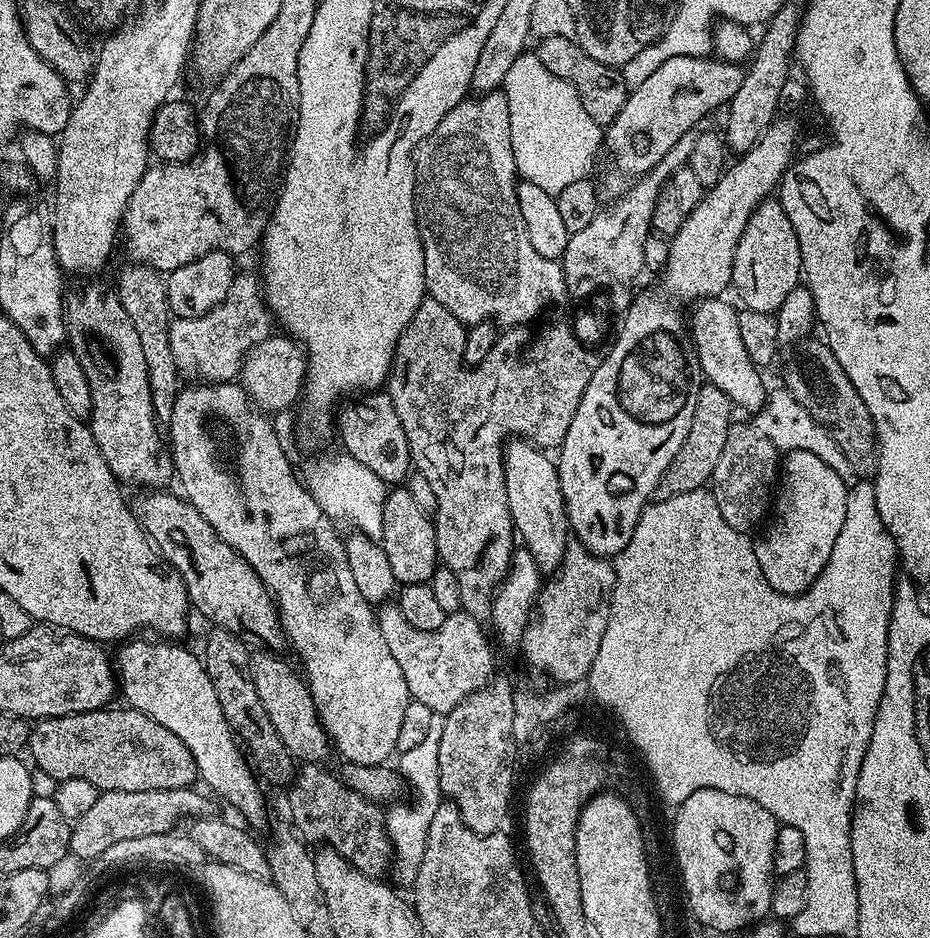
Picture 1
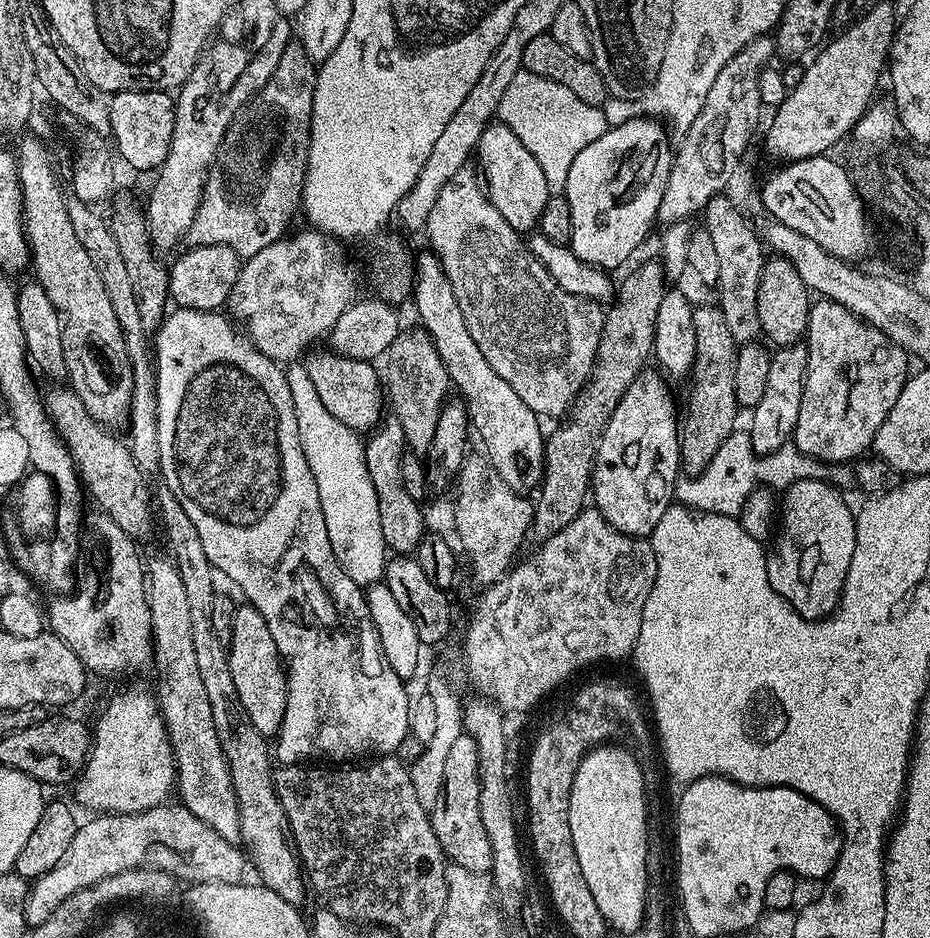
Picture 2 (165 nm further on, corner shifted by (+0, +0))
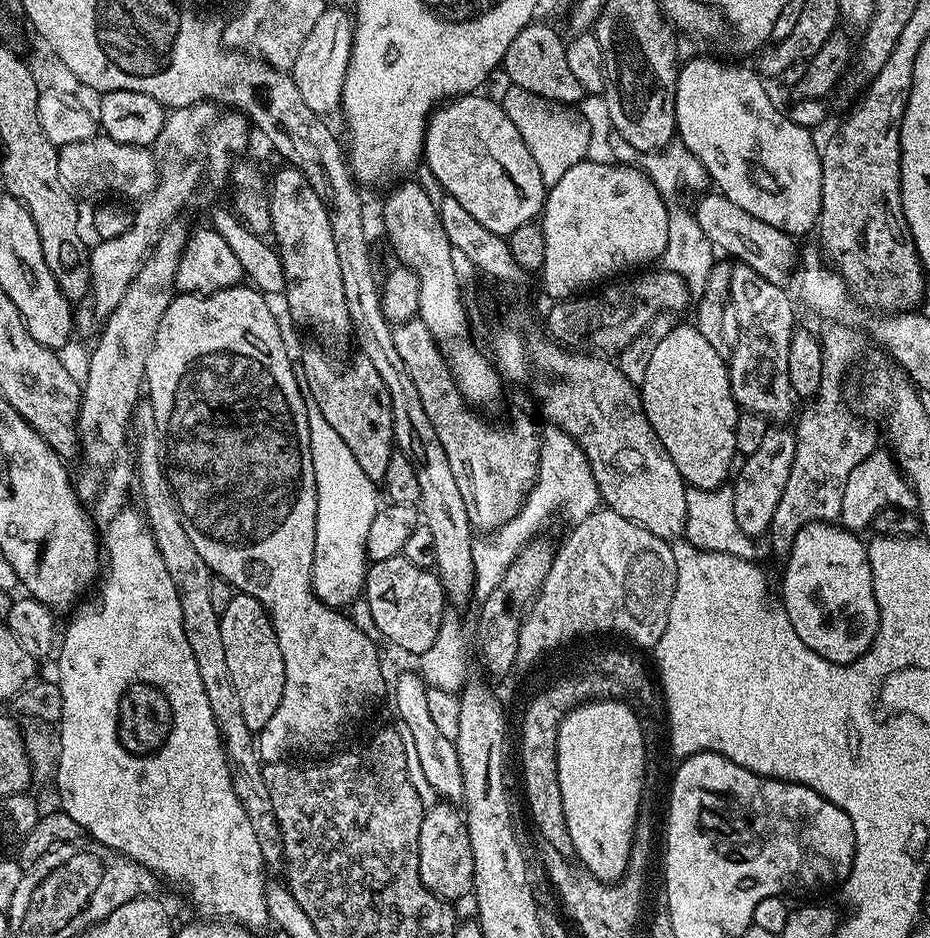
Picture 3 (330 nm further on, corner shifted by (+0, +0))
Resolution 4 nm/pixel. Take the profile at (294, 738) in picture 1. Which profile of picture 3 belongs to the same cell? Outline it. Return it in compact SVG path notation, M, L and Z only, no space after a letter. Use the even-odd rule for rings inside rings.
M243 594L233 595L230 606L220 613L220 629L222 630L222 646L226 649L226 666L230 669L230 678L234 682L234 690L238 694L238 707L242 709L242 719L253 734L258 734L274 718L274 710L278 710L278 702L282 702L282 694L286 686L286 666L282 662L282 650L278 646L276 631L268 612L254 598Z

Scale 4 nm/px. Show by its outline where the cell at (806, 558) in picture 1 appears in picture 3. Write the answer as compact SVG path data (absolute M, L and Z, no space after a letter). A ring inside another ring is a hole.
M817 522L802 526L794 538L794 546L788 551L784 564L784 577L780 580L780 596L784 613L794 626L794 634L822 658L835 664L849 664L868 649L876 631L880 629L880 611L874 598L874 586L870 574L868 545L857 535L836 522Z

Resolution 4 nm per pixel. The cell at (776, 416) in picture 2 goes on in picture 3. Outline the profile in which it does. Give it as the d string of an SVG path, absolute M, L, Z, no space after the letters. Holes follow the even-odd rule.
M784 426L769 427L758 450L754 454L743 457L744 465L735 473L736 484L731 485L734 498L734 518L746 535L753 538L763 537L772 526L774 510L778 510L778 498L786 490L786 478L790 478L790 466L794 466L794 450L796 438Z

